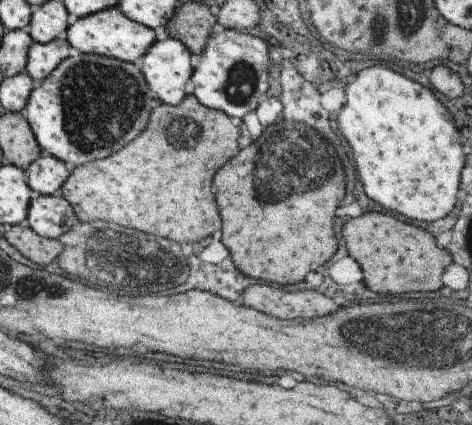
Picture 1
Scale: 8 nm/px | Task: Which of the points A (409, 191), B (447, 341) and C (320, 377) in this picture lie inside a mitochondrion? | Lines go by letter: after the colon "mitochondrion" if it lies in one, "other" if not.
A: other
B: mitochondrion
C: other

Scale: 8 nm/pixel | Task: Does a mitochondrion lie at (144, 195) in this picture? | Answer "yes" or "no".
no

